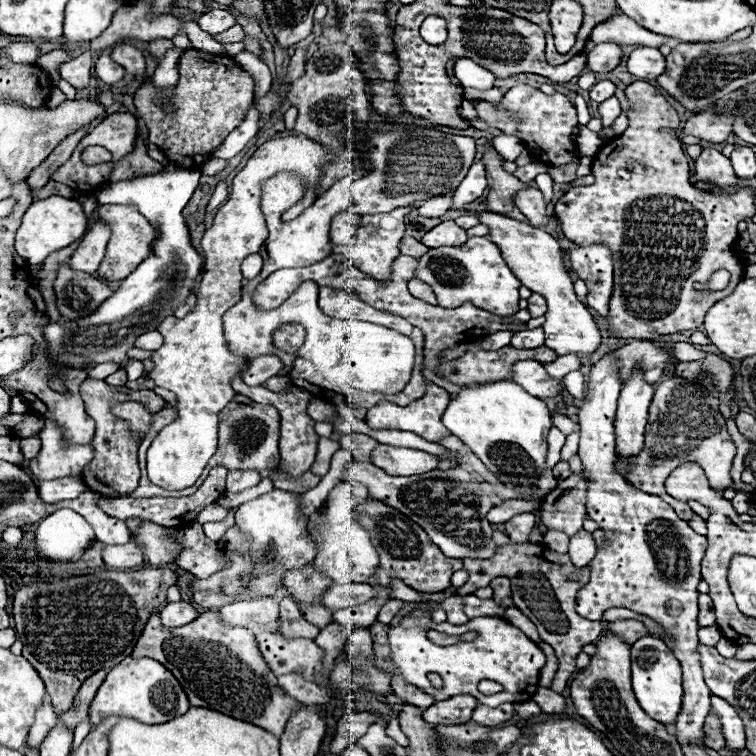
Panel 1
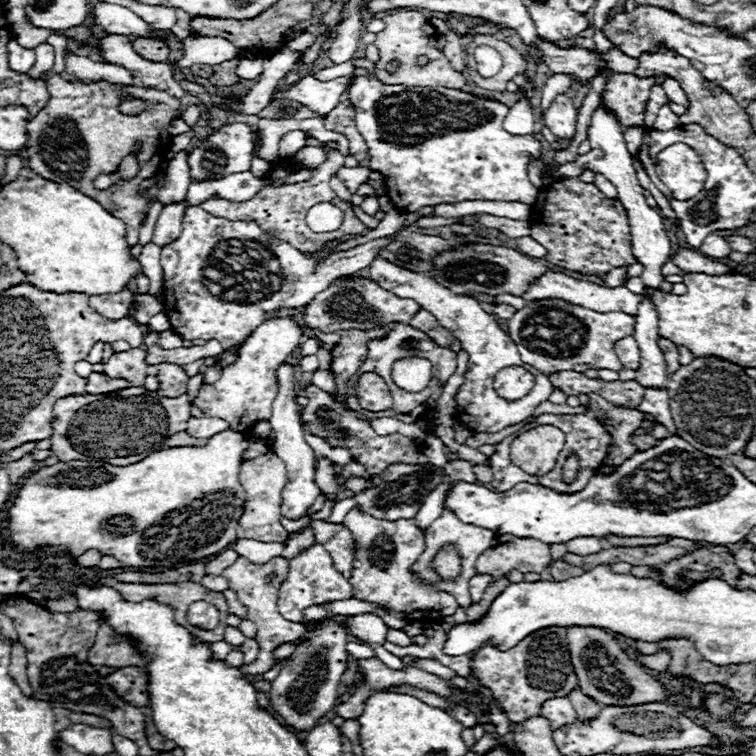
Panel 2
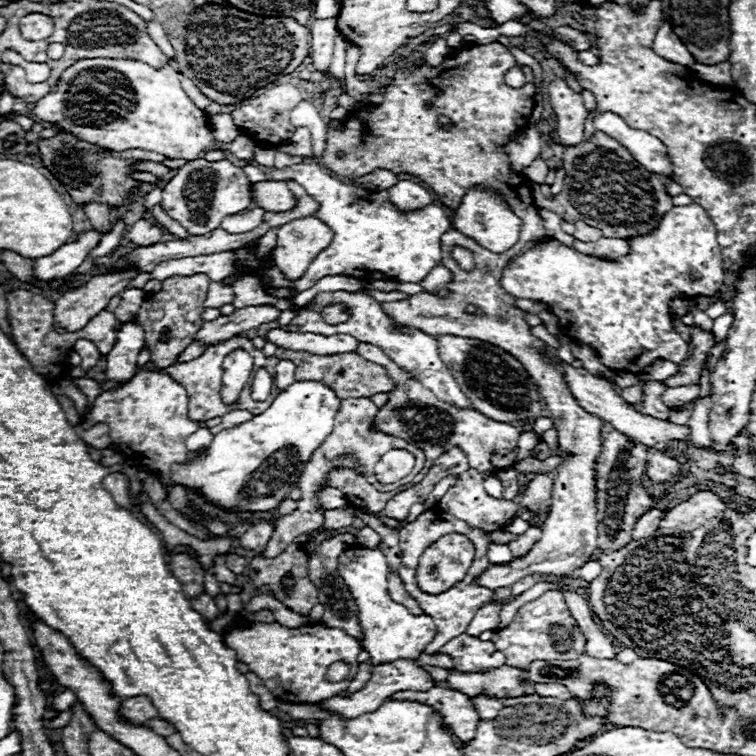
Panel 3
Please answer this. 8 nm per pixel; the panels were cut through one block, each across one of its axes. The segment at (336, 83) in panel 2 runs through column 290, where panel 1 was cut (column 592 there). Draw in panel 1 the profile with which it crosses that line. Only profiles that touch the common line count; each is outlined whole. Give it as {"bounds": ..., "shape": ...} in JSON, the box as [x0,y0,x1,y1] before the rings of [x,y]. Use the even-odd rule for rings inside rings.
{"bounds":[590,80,616,102],"shape":[[[600,80],[590,88],[590,100],[604,102],[606,98],[614,96],[614,90],[616,90],[616,84],[612,84],[610,80]]]}

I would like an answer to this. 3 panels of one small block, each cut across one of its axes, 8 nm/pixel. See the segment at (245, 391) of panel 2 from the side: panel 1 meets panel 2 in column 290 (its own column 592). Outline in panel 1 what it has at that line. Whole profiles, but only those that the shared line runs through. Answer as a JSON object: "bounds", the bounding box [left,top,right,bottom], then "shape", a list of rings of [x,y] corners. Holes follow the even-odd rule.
{"bounds":[476,210,600,356],"shape":[[[482,210],[476,216],[478,216],[480,224],[488,226],[488,230],[490,230],[488,240],[492,240],[502,250],[506,264],[518,276],[522,286],[526,286],[532,292],[538,292],[546,298],[548,310],[544,314],[546,322],[542,326],[544,334],[546,334],[546,346],[552,348],[558,356],[592,354],[600,344],[600,330],[596,326],[596,320],[588,312],[588,308],[574,294],[574,282],[568,272],[568,266],[564,264],[564,254],[560,250],[558,240],[552,238],[550,234],[546,234],[544,230],[530,226],[528,222],[518,222],[504,214]]]}

